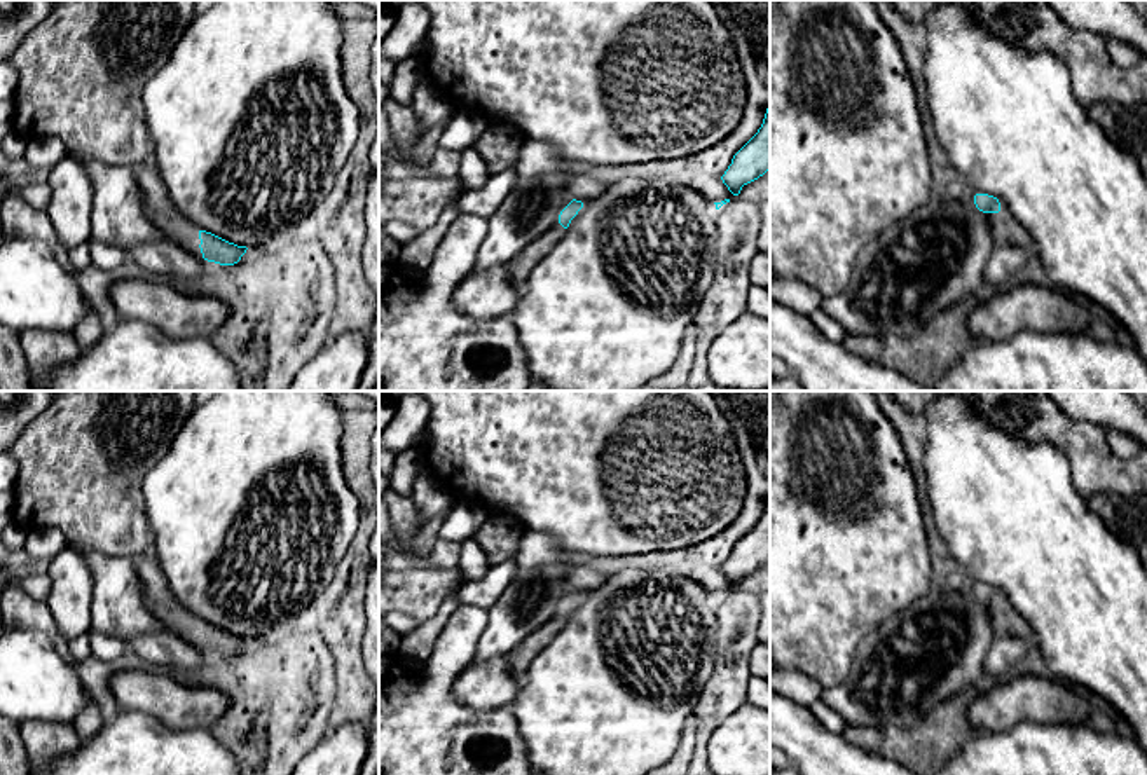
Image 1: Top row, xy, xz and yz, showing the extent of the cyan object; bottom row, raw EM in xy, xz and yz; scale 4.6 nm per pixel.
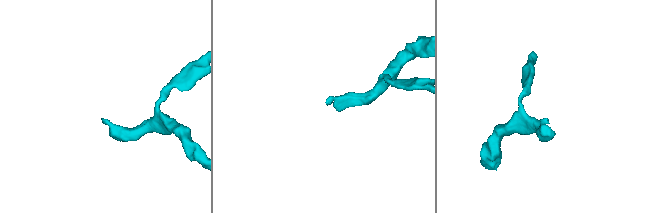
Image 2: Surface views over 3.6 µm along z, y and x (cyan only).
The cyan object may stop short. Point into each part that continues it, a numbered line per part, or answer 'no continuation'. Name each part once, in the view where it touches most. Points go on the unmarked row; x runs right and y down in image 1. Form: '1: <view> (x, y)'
1: xy (159, 599)

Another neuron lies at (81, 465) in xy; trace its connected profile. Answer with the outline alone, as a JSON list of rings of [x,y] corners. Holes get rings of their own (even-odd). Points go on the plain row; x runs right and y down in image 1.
[[[52,391],[51,405],[35,417],[7,450],[17,461],[14,524],[26,532],[59,529],[68,546],[110,557],[138,559],[152,546],[143,478],[164,457],[196,408],[196,391]]]

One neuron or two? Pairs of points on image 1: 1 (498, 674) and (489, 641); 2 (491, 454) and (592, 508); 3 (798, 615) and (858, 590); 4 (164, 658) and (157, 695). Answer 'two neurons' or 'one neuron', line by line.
1: two neurons
2: one neuron
3: one neuron
4: two neurons

